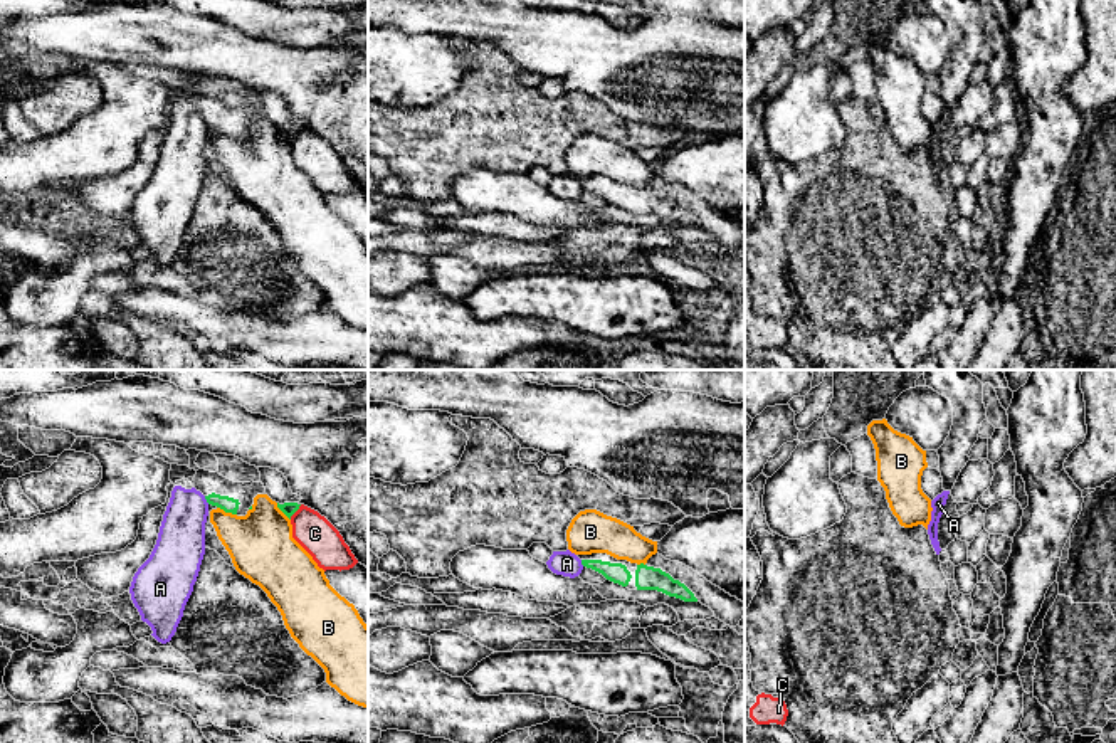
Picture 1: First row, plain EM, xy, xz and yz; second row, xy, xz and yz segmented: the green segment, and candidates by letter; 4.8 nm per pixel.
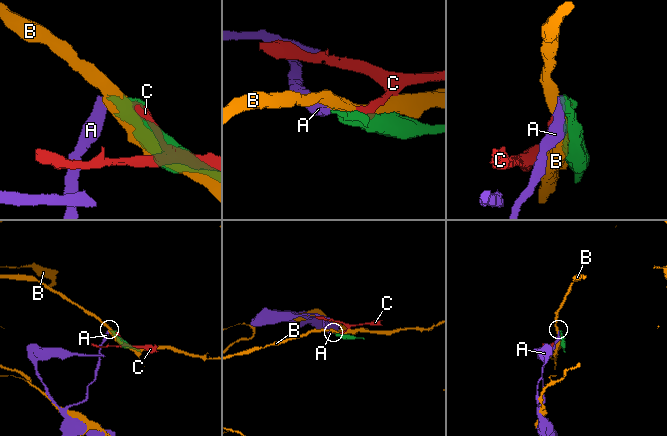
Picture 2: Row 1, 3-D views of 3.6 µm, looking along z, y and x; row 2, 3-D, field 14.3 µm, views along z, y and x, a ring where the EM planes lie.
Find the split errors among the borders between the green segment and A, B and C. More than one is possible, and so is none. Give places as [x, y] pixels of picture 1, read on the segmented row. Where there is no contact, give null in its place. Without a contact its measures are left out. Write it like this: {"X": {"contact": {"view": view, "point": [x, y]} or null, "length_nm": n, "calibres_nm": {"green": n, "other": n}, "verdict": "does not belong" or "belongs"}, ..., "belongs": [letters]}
{"A": {"contact": {"view": "xy", "point": [205, 498]}, "length_nm": 50, "calibres_nm": {"green": 80, "other": 220}, "verdict": "does not belong"}, "B": {"contact": {"view": "xy", "point": [227, 511]}, "length_nm": 100, "calibres_nm": {"green": 80, "other": 320}, "verdict": "does not belong"}, "C": {"contact": {"view": "xy", "point": [296, 510]}, "length_nm": 90, "calibres_nm": {"green": 60, "other": 180}, "verdict": "does not belong"}, "belongs": []}

